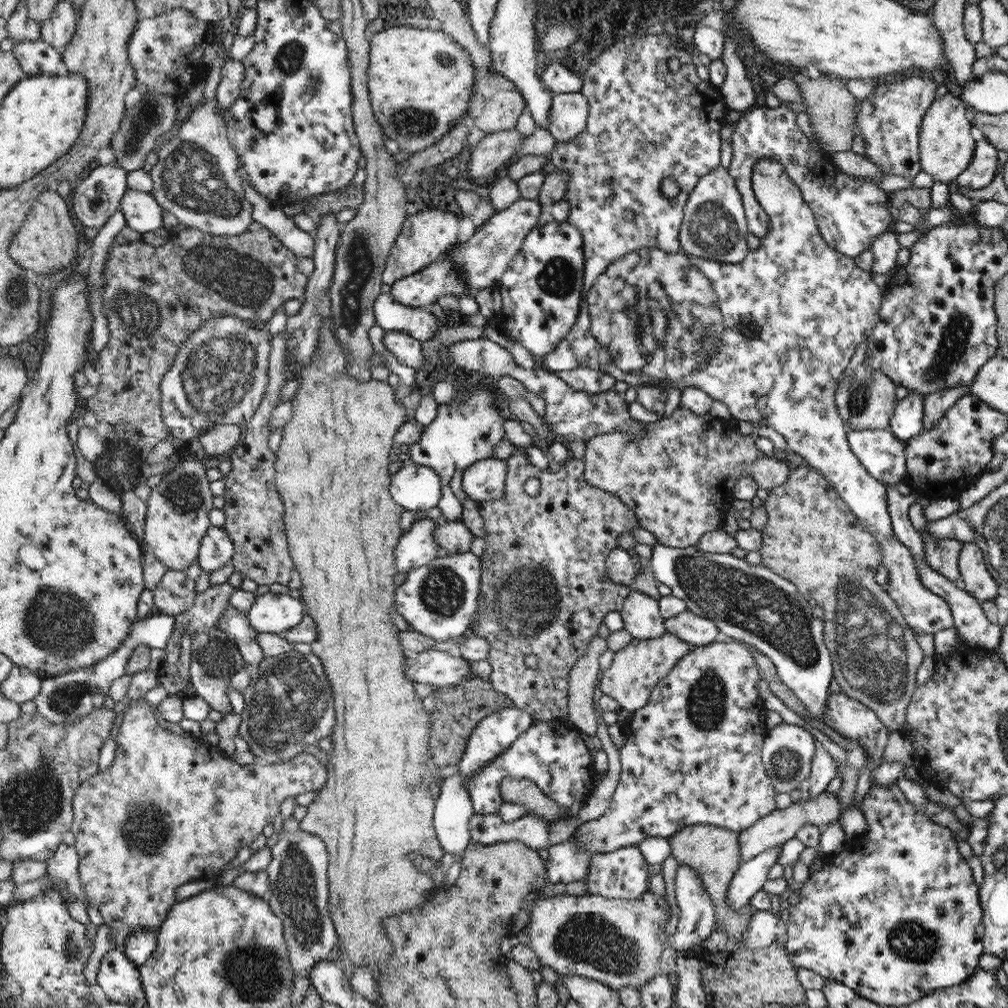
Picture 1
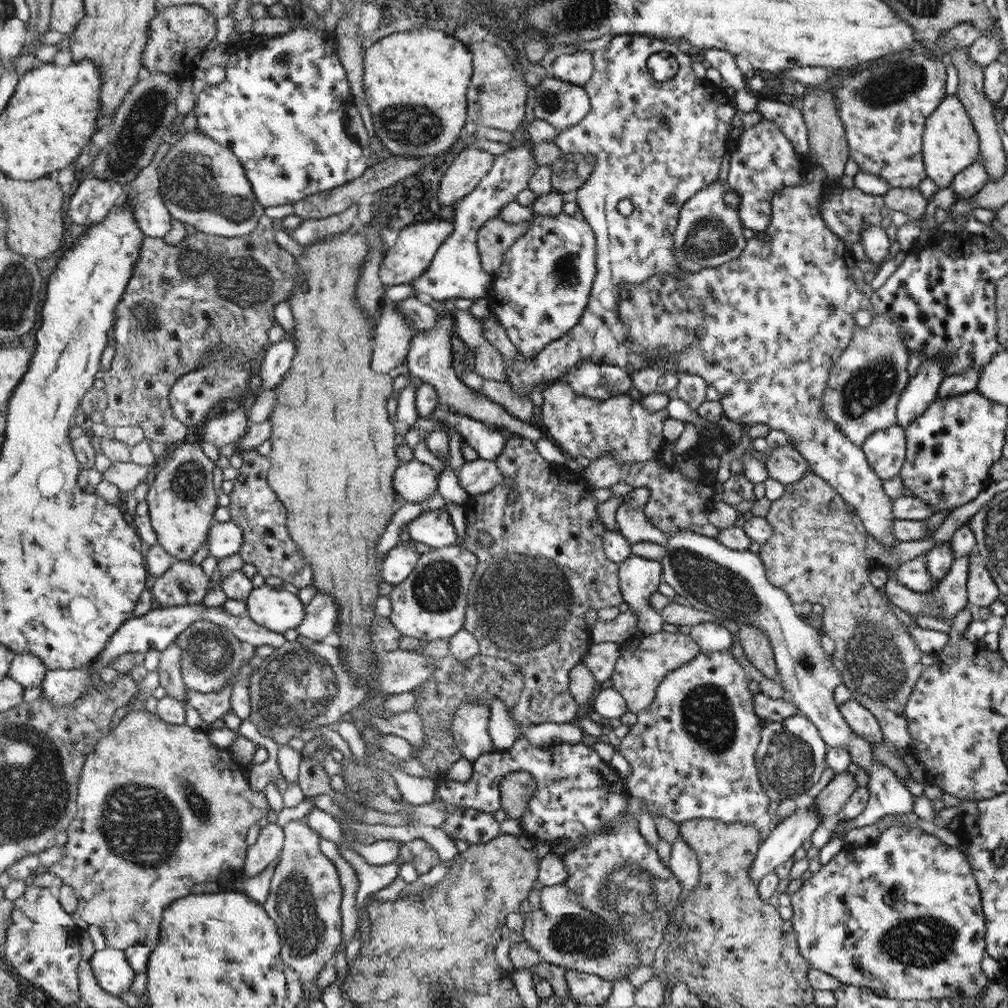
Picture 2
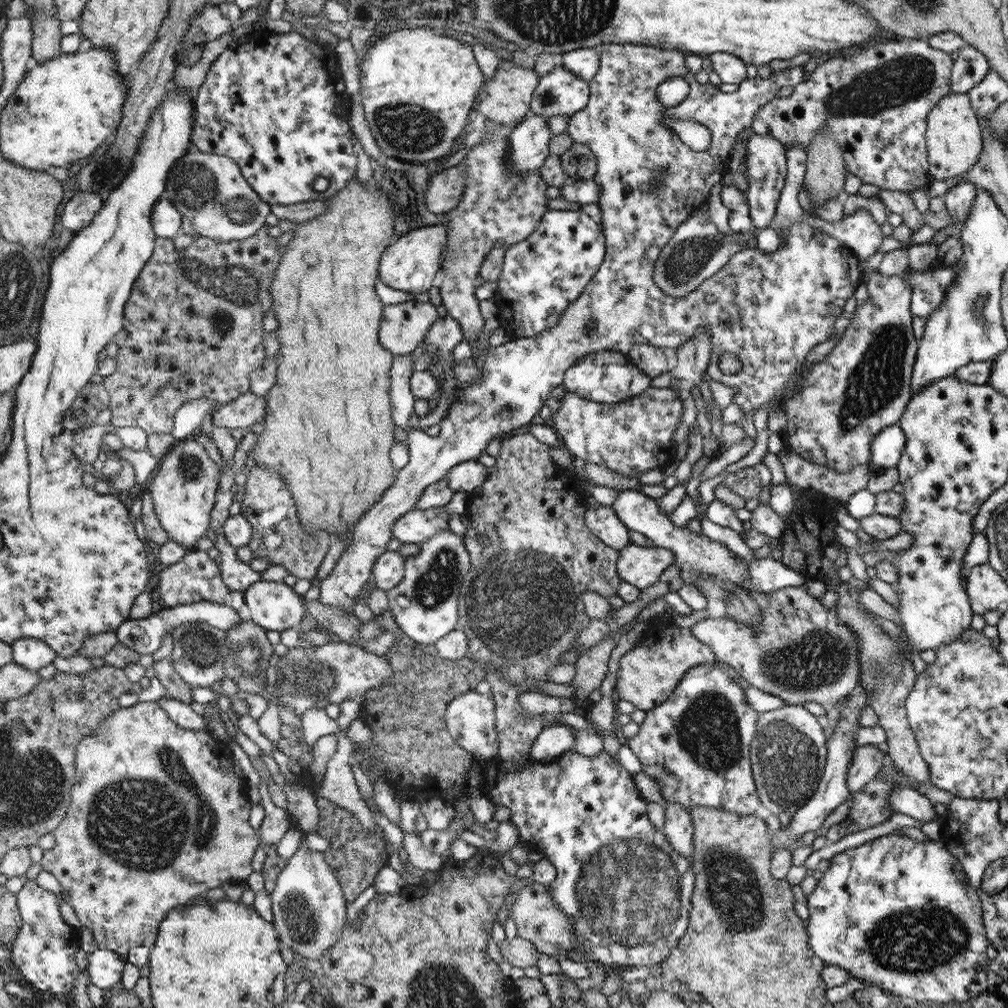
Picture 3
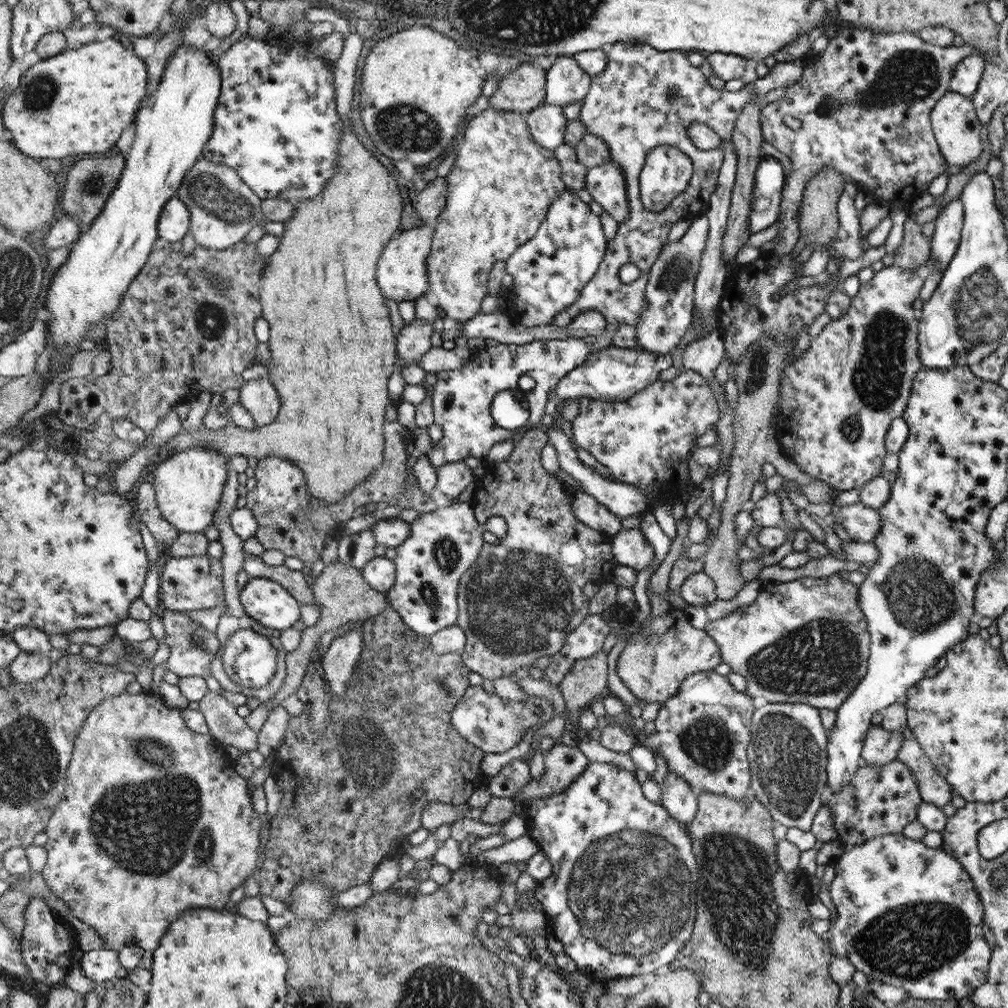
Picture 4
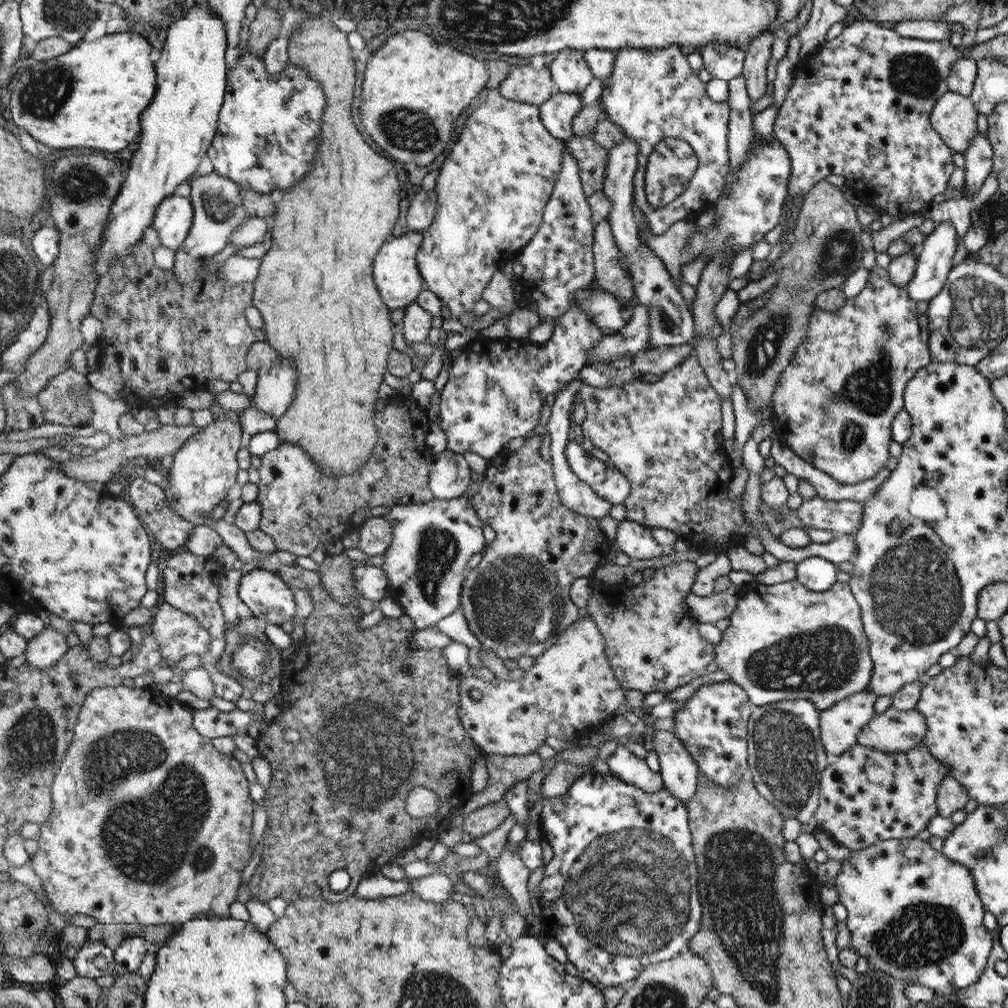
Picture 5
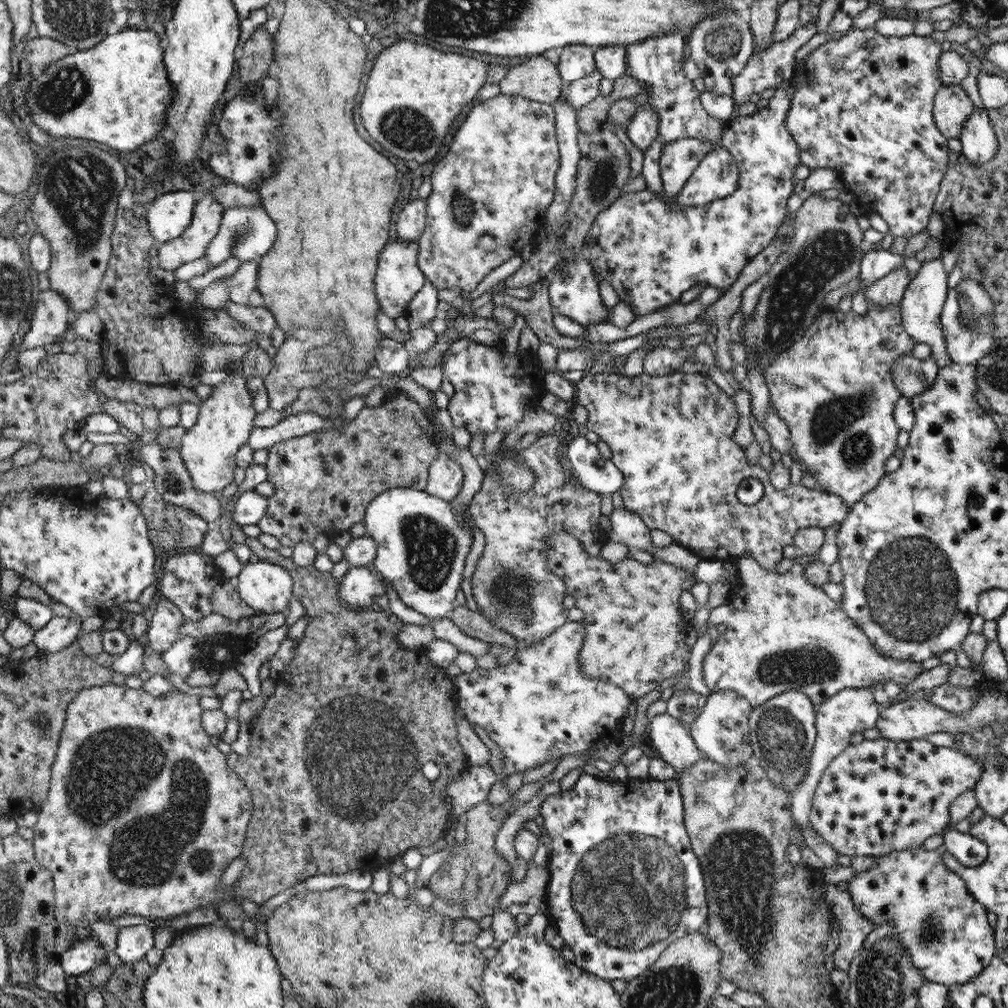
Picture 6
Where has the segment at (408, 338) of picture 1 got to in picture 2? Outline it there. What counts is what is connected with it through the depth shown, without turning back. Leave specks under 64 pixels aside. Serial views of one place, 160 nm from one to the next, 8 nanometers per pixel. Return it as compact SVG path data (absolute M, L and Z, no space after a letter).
M445 314L439 318L439 323L432 330L420 332L410 339L409 349L405 360L409 372L431 384L439 396L439 404L442 408L452 410L453 413L469 416L477 421L502 429L506 434L523 437L524 439L538 442L545 438L538 427L529 422L518 420L507 412L502 405L490 400L481 393L475 393L461 379L460 375L452 368L453 354L451 353L451 326L454 325L452 315Z

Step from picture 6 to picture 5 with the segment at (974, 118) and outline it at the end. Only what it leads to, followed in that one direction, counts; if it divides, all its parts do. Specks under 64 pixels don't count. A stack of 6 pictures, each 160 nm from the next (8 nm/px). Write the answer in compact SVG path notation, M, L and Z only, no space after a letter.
M986 135L976 136L963 157L966 163L964 169L966 197L972 199L974 194L980 192L988 174L993 171L993 148Z

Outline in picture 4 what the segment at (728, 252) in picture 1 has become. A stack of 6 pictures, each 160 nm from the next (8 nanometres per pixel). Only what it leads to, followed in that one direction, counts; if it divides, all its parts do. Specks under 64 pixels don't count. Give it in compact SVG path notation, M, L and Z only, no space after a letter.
M700 215L690 220L688 230L678 242L663 246L663 252L651 266L647 280L647 308L635 325L638 344L642 349L656 354L674 353L683 336L686 336L694 315L695 280L701 269L701 257L707 246L710 220Z

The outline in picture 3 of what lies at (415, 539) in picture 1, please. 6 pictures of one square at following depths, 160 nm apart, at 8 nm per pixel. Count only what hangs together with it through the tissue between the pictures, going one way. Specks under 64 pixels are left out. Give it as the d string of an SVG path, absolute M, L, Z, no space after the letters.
M387 551L375 562L372 580L383 591L394 589L404 578L405 556L398 551Z

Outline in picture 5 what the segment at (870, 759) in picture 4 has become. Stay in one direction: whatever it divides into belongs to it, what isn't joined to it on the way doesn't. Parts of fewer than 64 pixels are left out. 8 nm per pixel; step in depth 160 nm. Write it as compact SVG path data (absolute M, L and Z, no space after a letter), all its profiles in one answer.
M890 707L861 728L857 744L880 752L906 752L923 742L926 731L926 719L915 709L898 711Z

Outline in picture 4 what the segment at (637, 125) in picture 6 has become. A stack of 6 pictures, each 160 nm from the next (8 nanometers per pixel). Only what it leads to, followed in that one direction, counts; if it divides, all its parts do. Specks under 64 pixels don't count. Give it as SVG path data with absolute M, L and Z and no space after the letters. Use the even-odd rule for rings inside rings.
M617 162L588 169L585 189L618 224L629 219L625 176ZM717 333L706 342L702 340L689 342L684 348L680 366L702 374L710 383L713 373L724 354L724 341L721 333Z

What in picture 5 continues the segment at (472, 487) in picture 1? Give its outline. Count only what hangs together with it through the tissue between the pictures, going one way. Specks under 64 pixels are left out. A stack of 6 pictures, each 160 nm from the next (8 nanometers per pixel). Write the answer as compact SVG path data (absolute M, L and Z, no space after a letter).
M450 450L434 454L429 468L429 486L434 499L463 497L472 478L463 455Z

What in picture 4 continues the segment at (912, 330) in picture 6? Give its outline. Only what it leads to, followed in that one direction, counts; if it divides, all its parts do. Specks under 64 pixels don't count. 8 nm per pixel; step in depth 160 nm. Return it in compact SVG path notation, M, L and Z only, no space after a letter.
M960 198L954 199L943 208L935 220L935 230L930 239L931 256L938 261L938 267L945 269L954 256L961 240L964 207Z

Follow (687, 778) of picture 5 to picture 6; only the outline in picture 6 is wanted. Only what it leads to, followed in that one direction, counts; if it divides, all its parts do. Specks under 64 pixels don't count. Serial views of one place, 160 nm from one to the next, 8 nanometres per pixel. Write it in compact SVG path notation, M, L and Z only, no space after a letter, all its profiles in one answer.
M665 713L654 716L649 728L650 746L654 746L658 756L675 770L674 778L678 779L702 757L702 752L680 720Z

